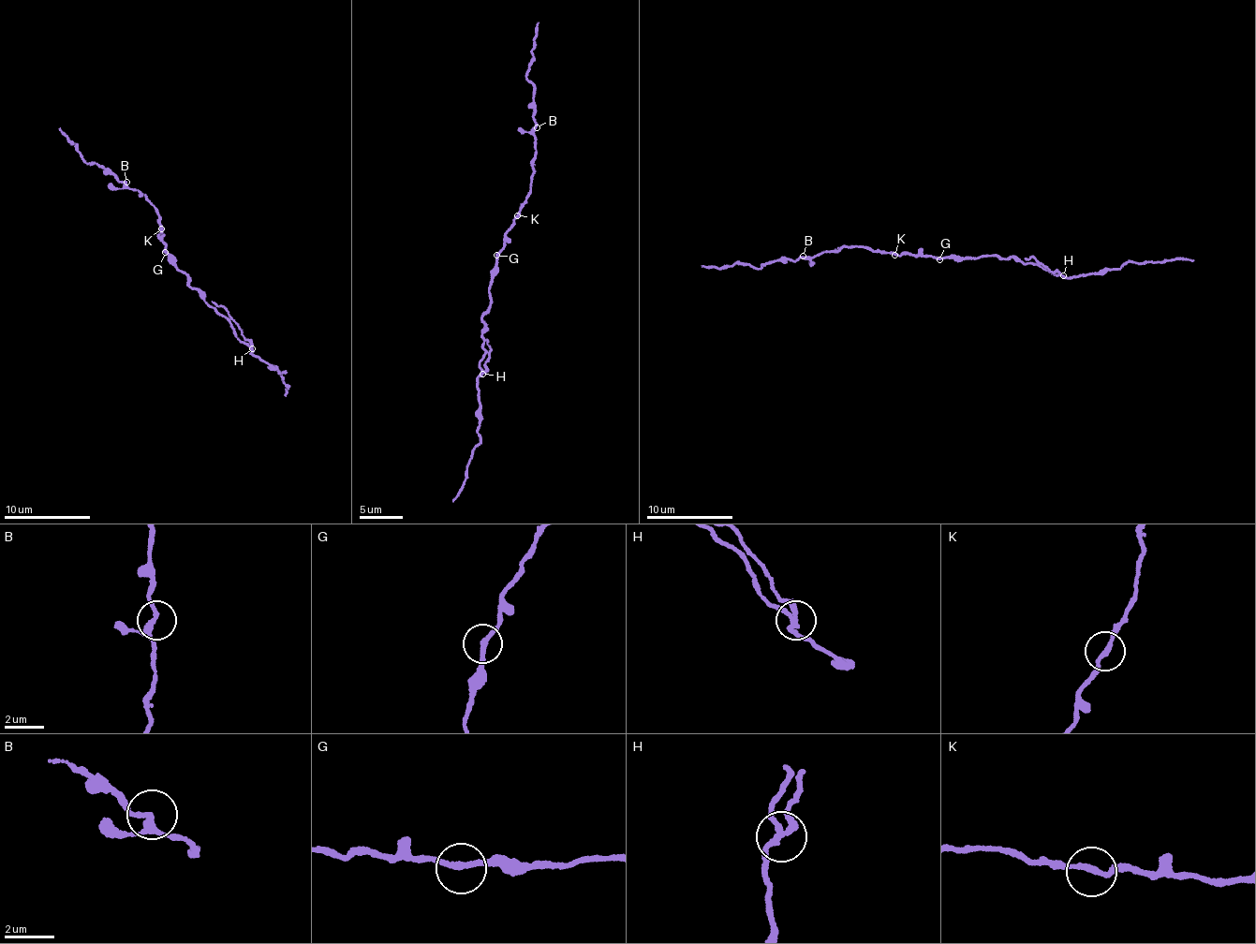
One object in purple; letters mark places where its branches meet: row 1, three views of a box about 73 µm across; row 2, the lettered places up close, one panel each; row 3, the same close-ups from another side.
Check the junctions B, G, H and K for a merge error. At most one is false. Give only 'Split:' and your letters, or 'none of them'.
Split: H

